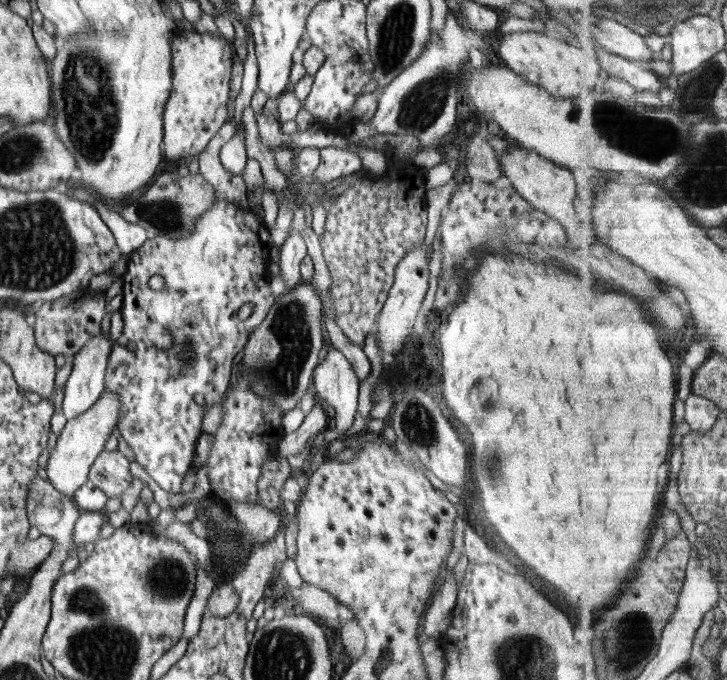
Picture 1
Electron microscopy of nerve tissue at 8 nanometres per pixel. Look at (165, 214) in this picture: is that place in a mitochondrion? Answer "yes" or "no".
yes

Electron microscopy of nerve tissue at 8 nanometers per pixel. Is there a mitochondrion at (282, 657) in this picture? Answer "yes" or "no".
yes

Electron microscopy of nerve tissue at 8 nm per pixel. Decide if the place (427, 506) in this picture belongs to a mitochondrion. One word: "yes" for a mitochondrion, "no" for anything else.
no

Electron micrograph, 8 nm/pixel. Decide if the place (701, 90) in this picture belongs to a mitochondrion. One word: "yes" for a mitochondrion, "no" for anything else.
yes

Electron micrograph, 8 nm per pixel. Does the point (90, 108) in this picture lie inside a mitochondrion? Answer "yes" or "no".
yes

